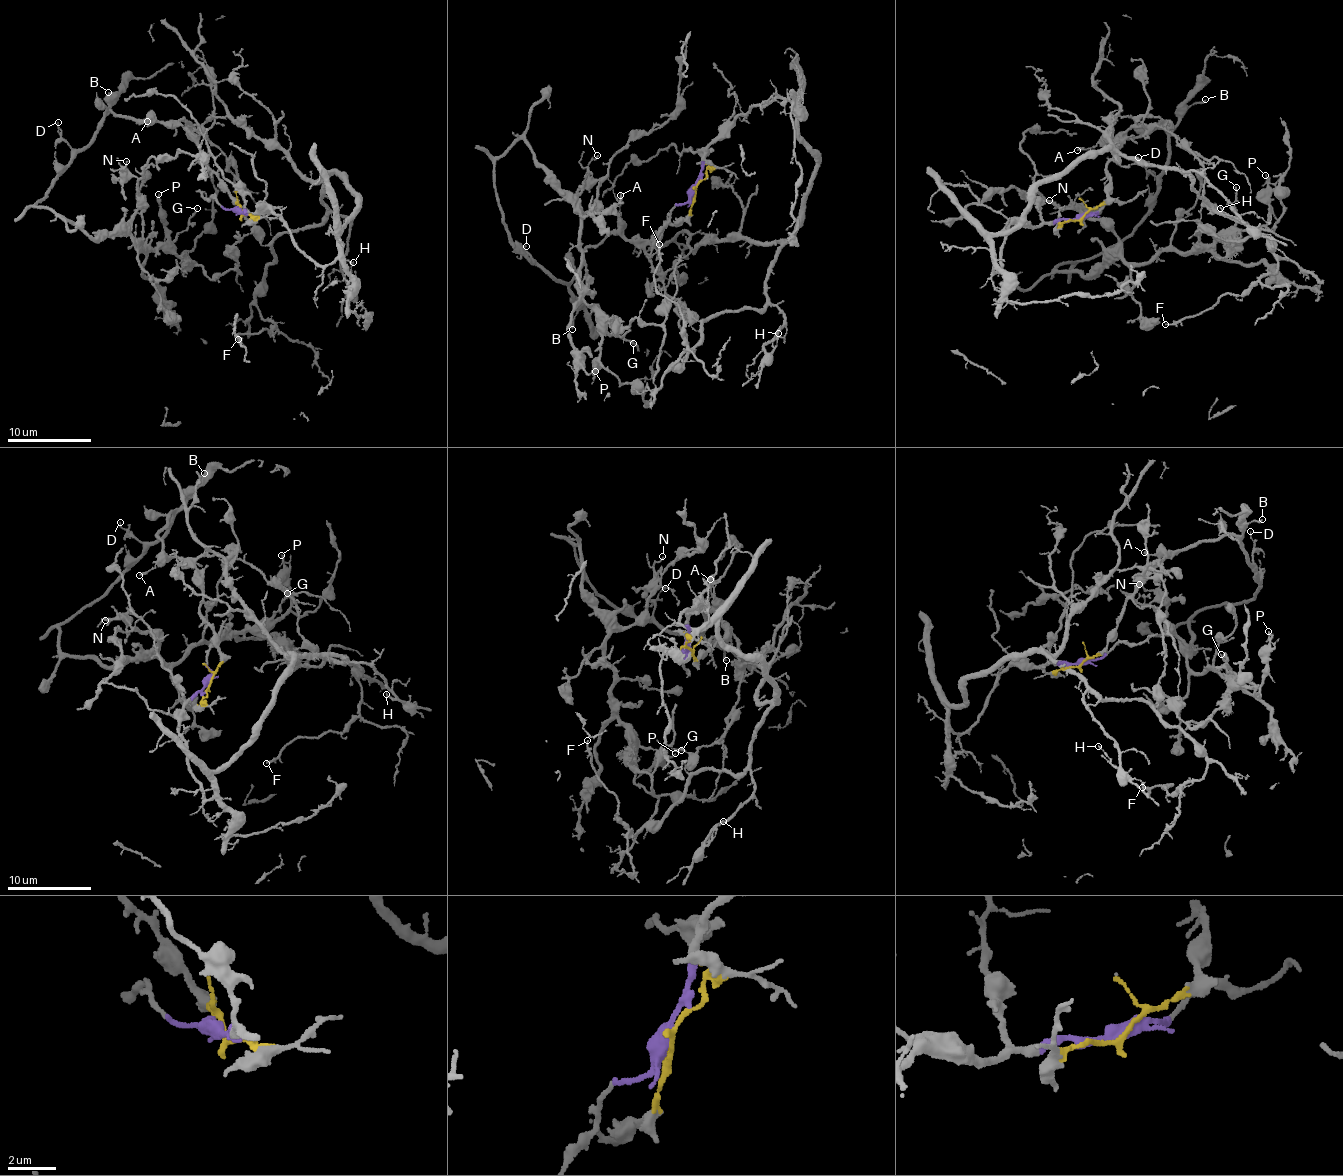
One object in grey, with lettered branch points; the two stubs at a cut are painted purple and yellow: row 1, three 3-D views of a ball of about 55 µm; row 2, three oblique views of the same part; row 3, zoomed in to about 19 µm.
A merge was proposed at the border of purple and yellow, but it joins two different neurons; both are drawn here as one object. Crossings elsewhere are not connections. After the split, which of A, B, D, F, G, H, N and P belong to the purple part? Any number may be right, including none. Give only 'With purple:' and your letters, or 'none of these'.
With purple: F, H

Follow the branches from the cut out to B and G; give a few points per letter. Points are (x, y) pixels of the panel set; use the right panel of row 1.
B: (1080, 218), (1105, 201), (1106, 161), (1118, 136), (1117, 144), (1174, 128), (1205, 98)
G: (1080, 218), (1118, 136), (1167, 134), (1156, 195), (1119, 243), (1054, 269), (1207, 250), (1236, 187)

